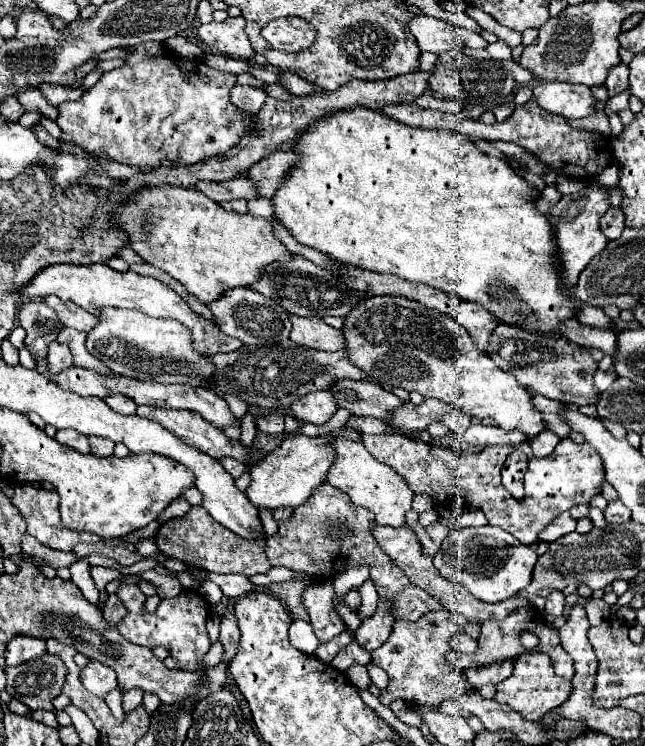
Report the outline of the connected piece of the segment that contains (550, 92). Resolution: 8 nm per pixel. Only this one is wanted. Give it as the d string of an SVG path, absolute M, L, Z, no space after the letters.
M537 83L533 97L545 111L569 119L589 117L597 105L589 87L571 83Z

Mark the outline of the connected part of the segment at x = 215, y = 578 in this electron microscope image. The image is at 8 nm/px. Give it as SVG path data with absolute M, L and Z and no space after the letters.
M207 572L207 578L211 579L213 583L217 583L221 587L223 595L227 595L231 599L239 599L239 597L243 597L245 593L249 593L253 589L253 583L247 575L237 575L237 573L215 575L215 573Z

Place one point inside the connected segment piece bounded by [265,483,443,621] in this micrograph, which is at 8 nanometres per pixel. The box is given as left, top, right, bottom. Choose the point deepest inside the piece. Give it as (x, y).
(328, 534)

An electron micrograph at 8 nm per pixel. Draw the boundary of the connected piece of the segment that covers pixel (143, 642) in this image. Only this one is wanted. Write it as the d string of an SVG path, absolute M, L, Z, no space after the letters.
M121 585L117 595L121 597L123 605L129 611L127 617L117 625L119 633L127 641L133 641L135 645L149 649L165 647L169 651L169 655L181 665L179 669L201 673L201 685L205 685L205 669L201 669L201 661L211 647L209 633L207 633L207 627L205 627L205 621L207 621L207 615L209 615L207 601L197 591L185 589L177 597L163 599L155 613L143 613L143 593L137 585Z

